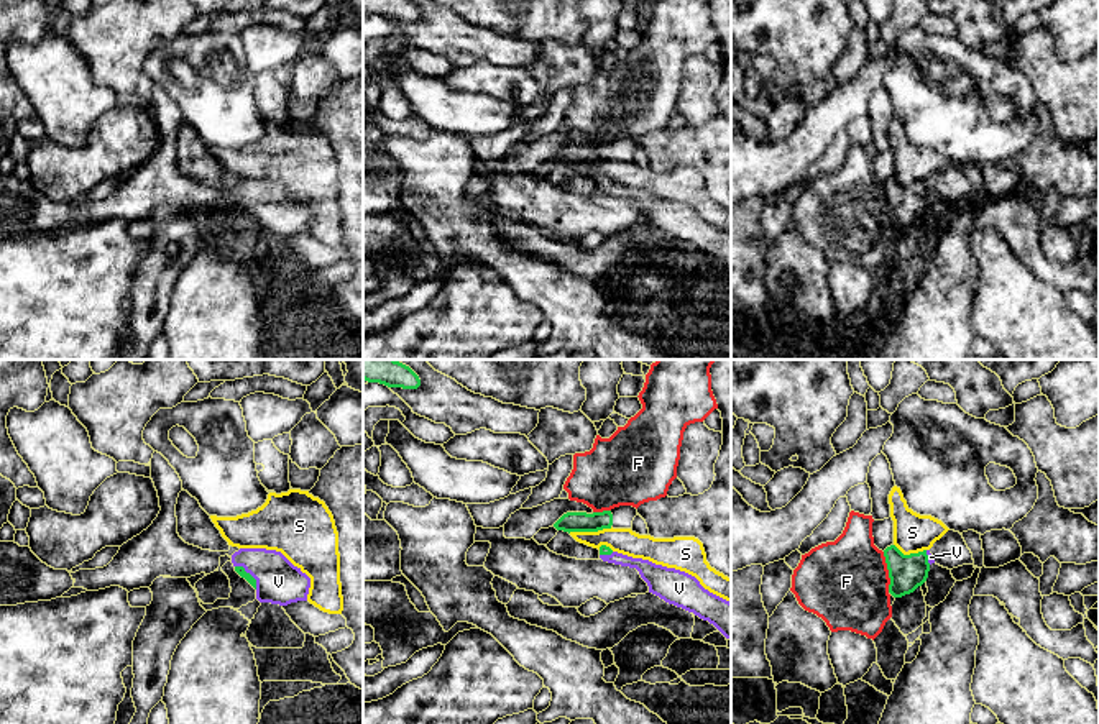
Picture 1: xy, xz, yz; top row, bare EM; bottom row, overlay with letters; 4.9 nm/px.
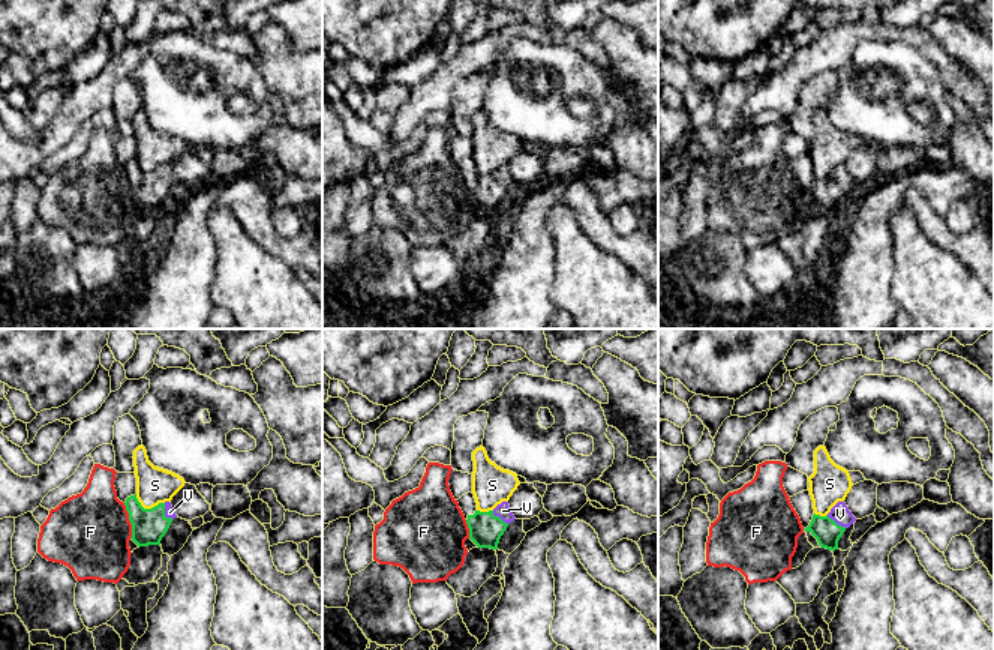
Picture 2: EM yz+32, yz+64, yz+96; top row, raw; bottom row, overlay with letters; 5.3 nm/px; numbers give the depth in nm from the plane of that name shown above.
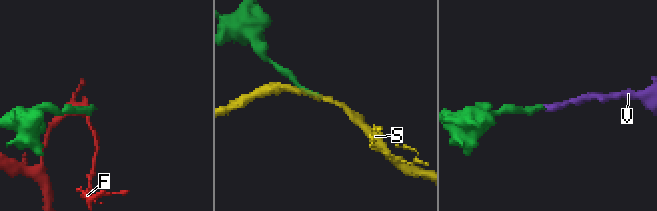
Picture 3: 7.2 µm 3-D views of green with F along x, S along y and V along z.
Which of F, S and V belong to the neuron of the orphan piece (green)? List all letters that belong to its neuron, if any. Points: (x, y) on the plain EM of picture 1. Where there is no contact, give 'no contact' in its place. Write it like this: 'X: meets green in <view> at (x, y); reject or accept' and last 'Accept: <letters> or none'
F: meets green in yz at (889, 204); reject
S: meets green in xz at (590, 163); reject
V: meets green in xy at (250, 207); accept
Accept: V

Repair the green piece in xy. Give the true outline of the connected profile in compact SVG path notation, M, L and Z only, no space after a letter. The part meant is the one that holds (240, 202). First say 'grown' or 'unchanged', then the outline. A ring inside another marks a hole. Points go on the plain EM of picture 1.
grown | M240 181L232 187L235 204L255 222L260 235L287 238L307 233L310 210L281 184Z

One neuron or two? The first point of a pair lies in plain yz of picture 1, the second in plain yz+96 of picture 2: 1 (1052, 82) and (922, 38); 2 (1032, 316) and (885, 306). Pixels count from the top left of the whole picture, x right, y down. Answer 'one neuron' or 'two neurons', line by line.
1: two neurons
2: two neurons

